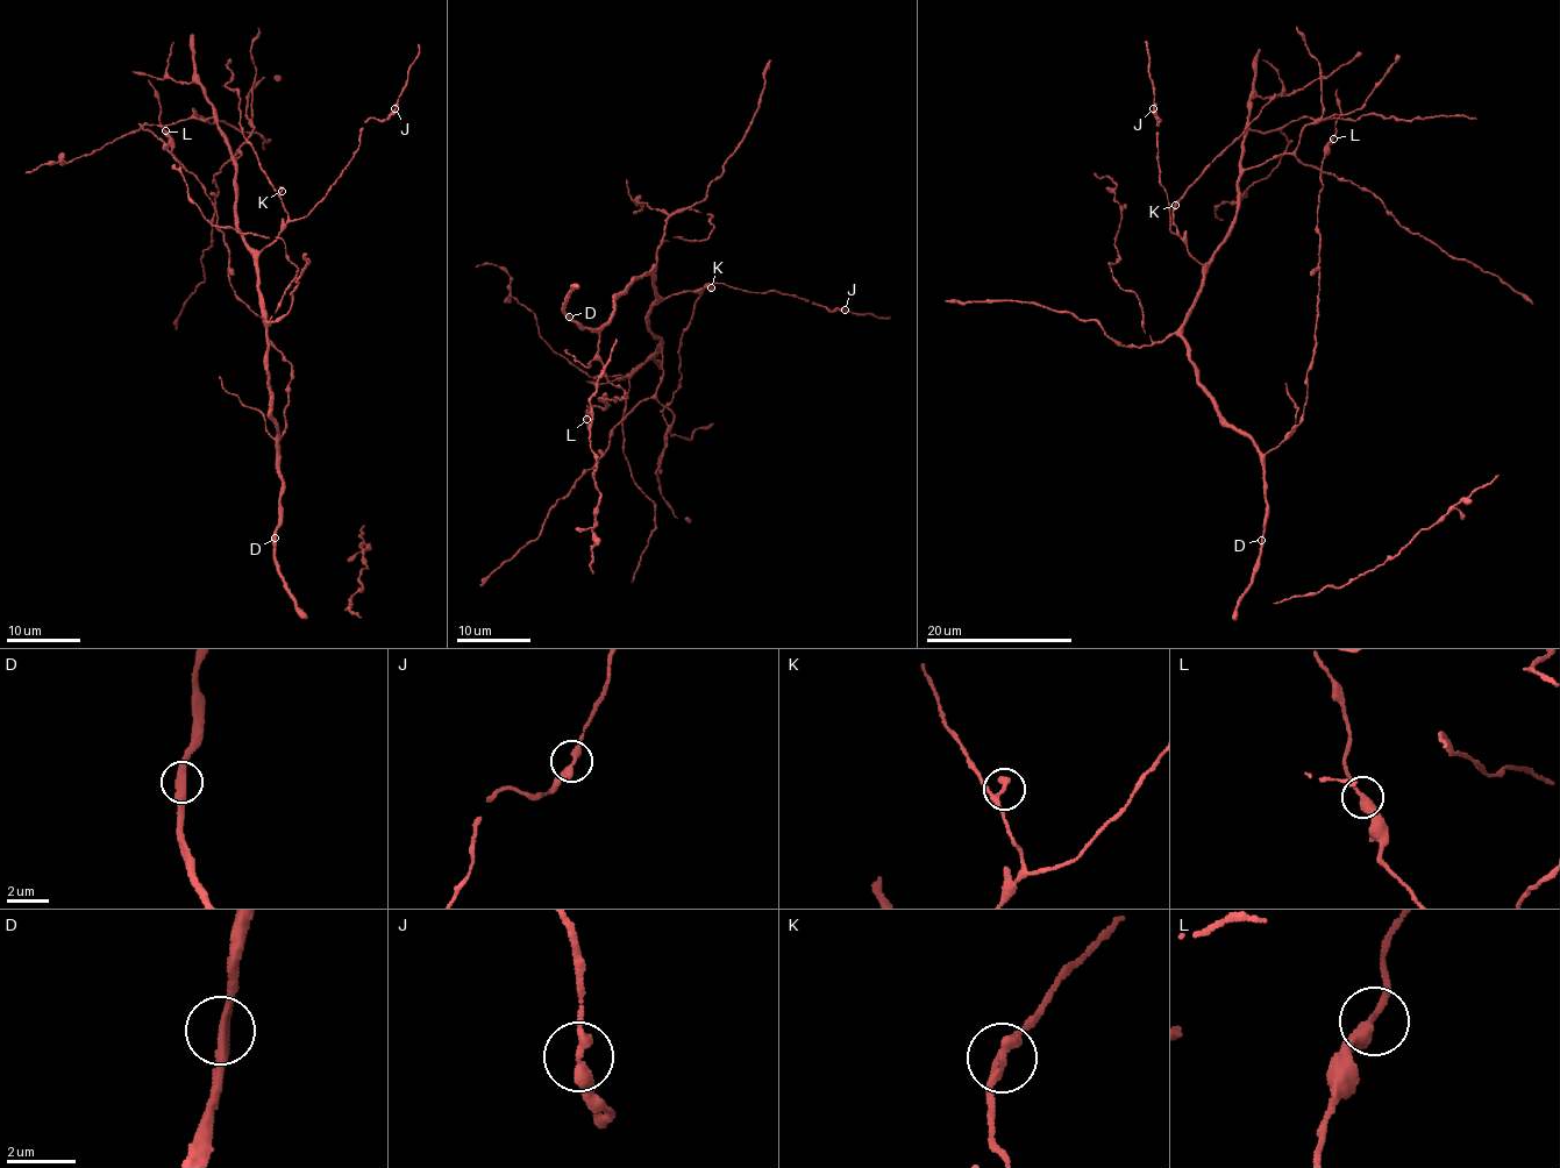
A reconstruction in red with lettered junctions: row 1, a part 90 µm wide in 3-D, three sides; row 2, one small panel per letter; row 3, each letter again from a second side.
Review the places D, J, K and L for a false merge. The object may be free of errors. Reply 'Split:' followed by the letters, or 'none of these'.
Split: none of these

